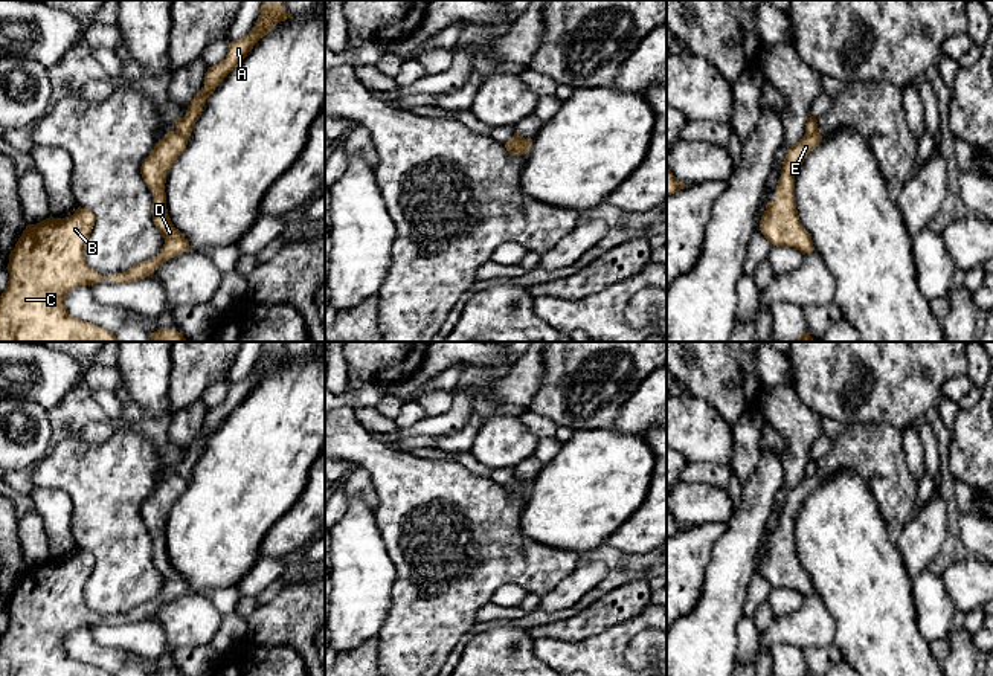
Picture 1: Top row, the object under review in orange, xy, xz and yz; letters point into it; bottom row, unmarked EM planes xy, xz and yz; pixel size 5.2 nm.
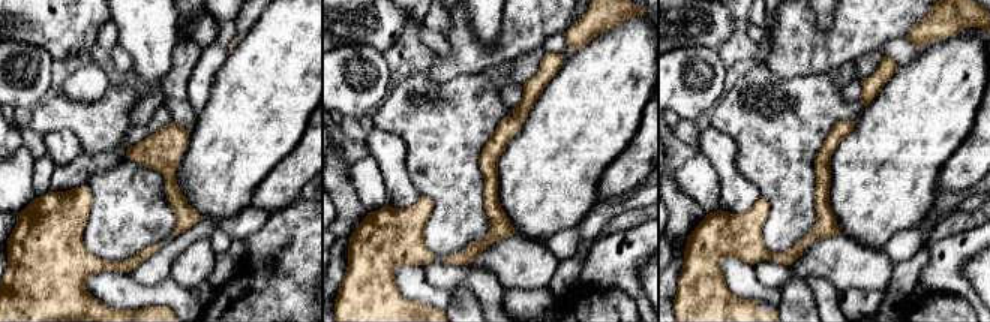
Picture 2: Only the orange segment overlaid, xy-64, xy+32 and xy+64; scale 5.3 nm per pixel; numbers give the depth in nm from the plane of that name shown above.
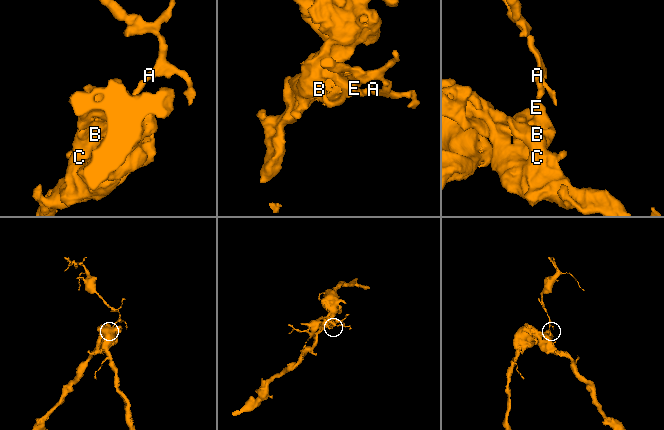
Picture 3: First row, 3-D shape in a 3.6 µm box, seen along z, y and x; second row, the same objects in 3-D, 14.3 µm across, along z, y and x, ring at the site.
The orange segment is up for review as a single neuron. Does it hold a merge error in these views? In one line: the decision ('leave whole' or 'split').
split

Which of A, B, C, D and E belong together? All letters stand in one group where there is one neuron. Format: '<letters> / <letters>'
A / B C D E

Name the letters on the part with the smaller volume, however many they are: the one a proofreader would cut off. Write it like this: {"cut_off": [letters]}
{"cut_off": ["A"]}

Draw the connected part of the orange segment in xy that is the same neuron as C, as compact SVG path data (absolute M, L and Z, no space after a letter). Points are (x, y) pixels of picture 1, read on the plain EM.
M177 472L169 473L156 485L140 508L140 516L153 534L153 563L165 580L163 591L154 600L142 603L127 613L102 618L92 612L84 598L87 581L95 568L95 555L78 549L73 557L53 560L52 557L37 566L27 566L9 595L9 623L0 636L0 676L113 676L113 673L73 659L66 650L66 636L78 627L93 627L104 621L113 624L133 624L153 616L165 603L189 592L189 583L174 569L166 551L166 516L185 493L188 481Z

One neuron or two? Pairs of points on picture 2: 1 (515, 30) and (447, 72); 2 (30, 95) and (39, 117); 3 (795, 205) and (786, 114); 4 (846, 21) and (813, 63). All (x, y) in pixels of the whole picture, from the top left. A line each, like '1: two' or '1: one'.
1: one
2: two
3: one
4: one

